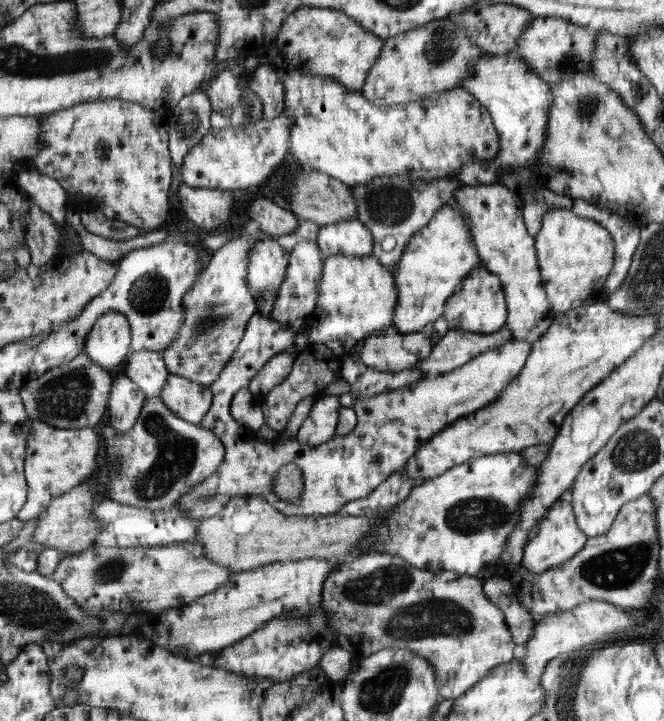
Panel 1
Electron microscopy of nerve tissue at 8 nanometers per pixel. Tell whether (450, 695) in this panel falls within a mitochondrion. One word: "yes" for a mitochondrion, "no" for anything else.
no

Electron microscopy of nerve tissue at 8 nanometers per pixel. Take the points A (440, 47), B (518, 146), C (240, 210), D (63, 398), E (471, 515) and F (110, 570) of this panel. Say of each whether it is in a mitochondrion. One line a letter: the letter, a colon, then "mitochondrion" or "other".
A: mitochondrion
B: other
C: other
D: mitochondrion
E: mitochondrion
F: mitochondrion

